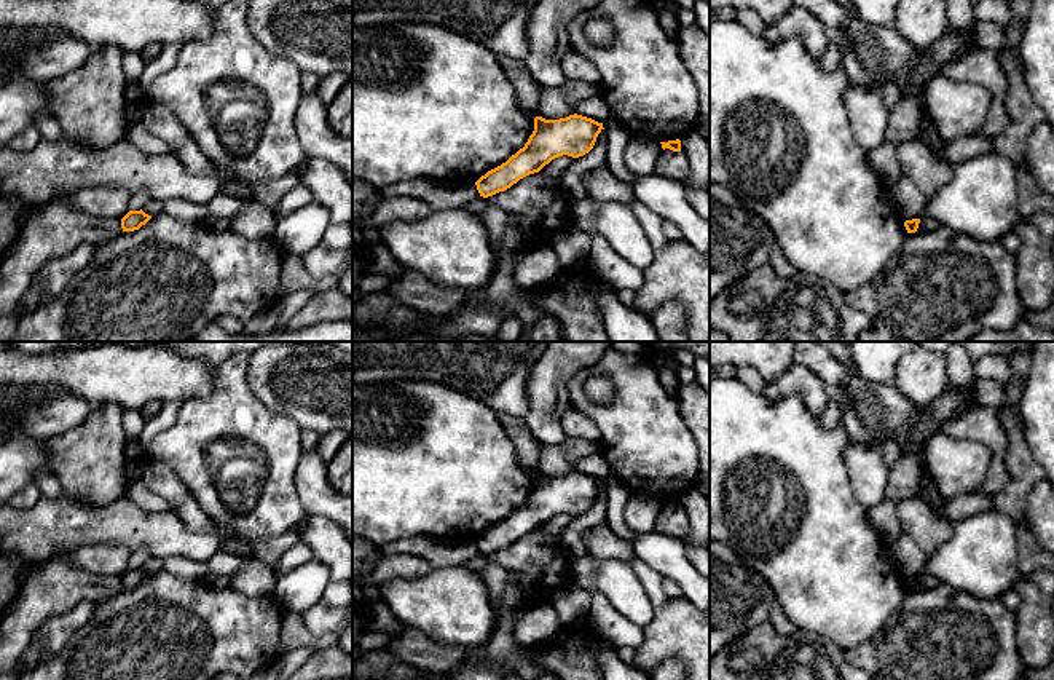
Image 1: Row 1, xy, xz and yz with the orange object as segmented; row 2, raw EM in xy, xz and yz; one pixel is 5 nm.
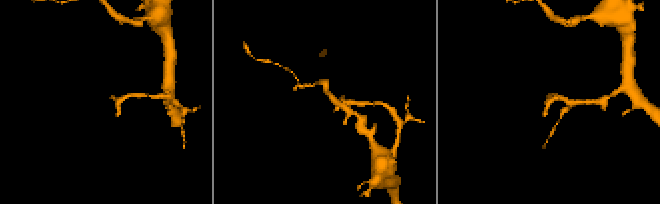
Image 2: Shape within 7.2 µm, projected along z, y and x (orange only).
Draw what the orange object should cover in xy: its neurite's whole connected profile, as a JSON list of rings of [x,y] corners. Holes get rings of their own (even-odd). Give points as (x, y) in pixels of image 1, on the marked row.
[[[142,209],[129,211],[121,219],[121,228],[123,228],[123,231],[134,231],[134,230],[139,230],[142,225],[145,225],[150,219],[151,219],[151,215],[145,214]]]

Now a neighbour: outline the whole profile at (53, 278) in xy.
[[[81,243],[72,252],[46,262],[33,276],[32,286],[41,289],[41,305],[59,297],[72,278],[89,265],[97,244]]]

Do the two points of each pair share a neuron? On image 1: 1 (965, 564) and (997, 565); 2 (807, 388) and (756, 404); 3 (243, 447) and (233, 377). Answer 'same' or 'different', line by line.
1: same
2: different
3: same

